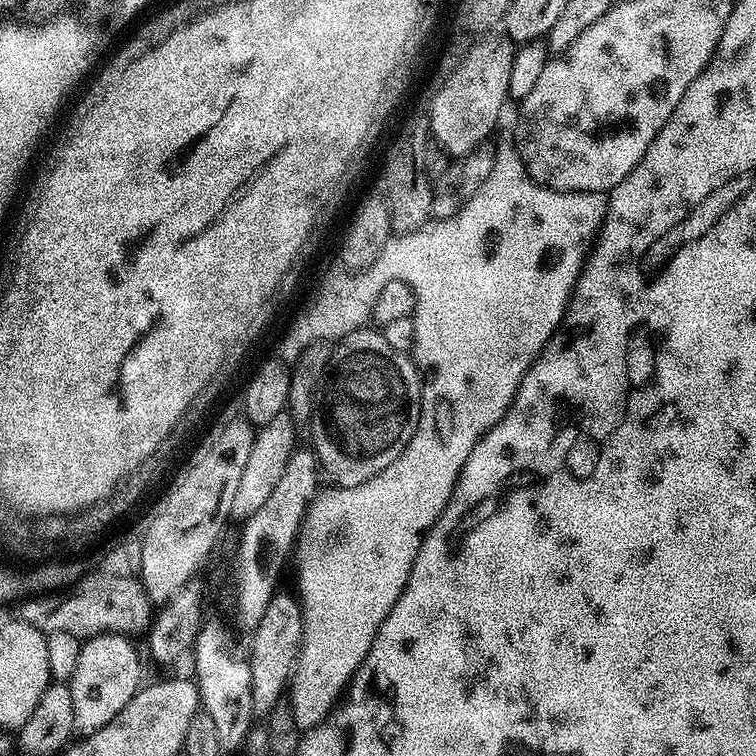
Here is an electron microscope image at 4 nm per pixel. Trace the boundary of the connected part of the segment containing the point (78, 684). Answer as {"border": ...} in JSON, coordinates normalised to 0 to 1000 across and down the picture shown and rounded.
{"border":[[[152,839],[124,841],[107,851],[103,881],[90,905],[98,923],[98,960],[107,975],[135,966],[135,960],[185,914],[185,868],[175,852],[179,851],[173,845]]]}

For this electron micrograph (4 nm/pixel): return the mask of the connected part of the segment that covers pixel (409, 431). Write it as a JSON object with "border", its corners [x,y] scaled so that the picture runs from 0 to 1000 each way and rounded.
{"border":[[[478,431],[474,438],[443,451],[434,474],[431,513],[433,508],[434,529],[439,534],[423,532],[413,541],[411,591],[422,618],[427,623],[430,619],[444,634],[446,642],[478,640],[511,622],[511,616],[516,616],[516,611],[521,611],[521,606],[526,606],[532,595],[537,595],[542,579],[548,579],[556,552],[557,493],[544,470],[521,463],[521,458],[511,452],[507,438]]]}

